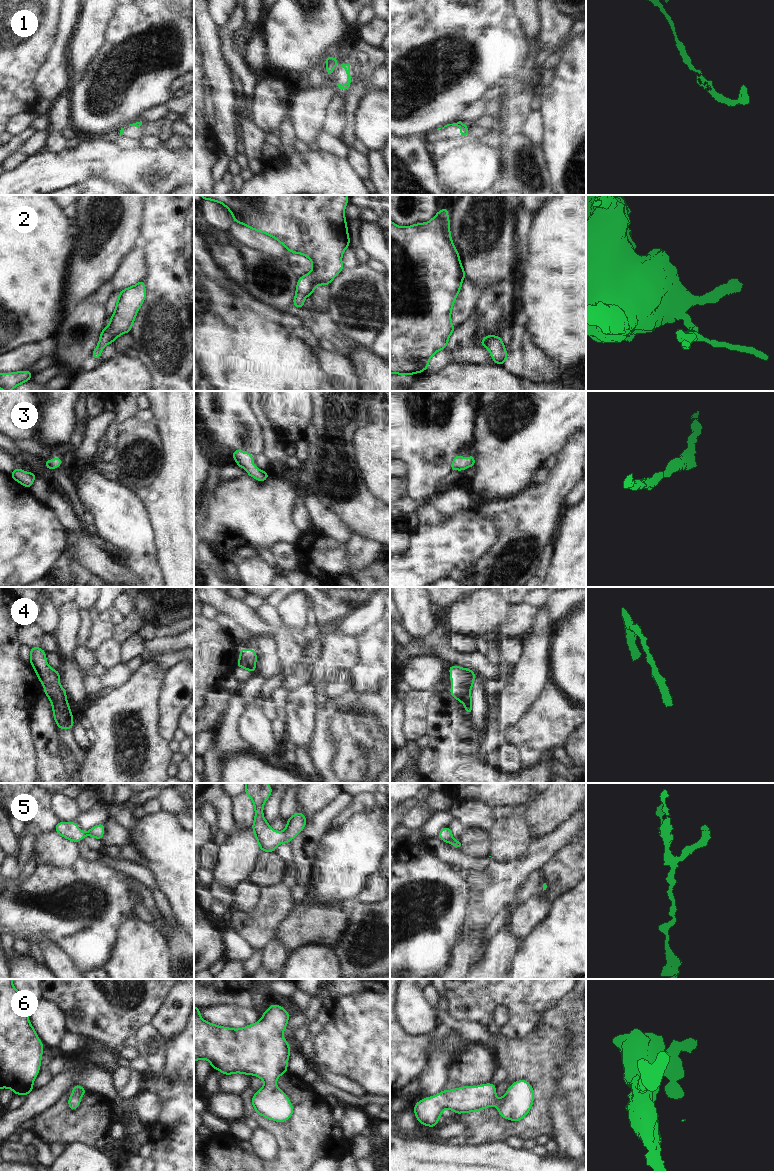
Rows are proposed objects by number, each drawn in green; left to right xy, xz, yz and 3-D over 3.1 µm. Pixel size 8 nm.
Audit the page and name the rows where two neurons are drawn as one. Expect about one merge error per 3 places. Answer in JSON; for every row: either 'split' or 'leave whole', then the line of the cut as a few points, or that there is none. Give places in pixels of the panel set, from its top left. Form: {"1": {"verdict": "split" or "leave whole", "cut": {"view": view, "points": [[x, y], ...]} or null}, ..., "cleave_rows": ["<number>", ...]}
{"1": {"verdict": "leave whole", "cut": null}, "2": {"verdict": "leave whole", "cut": null}, "3": {"verdict": "leave whole", "cut": null}, "4": {"verdict": "leave whole", "cut": null}, "5": {"verdict": "leave whole", "cut": null}, "6": {"verdict": "leave whole", "cut": null}, "cleave_rows": []}

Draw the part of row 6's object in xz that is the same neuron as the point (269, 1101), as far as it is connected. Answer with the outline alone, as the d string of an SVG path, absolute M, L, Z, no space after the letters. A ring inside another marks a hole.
M273 1004L262 1014L260 1021L241 1029L231 1029L204 1021L199 1010L200 1007L194 1007L194 1062L206 1059L212 1069L220 1070L224 1075L243 1073L261 1078L265 1085L252 1097L255 1111L276 1122L287 1121L294 1109L286 1094L275 1083L280 1075L288 1071L290 1047L282 1036L289 1020L288 1011Z

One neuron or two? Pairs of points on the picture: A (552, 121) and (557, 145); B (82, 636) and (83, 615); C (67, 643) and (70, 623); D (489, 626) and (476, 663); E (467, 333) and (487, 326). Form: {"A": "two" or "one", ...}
{"A": "one", "B": "one", "C": "one", "D": "two", "E": "two"}

